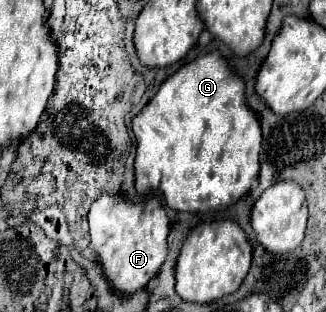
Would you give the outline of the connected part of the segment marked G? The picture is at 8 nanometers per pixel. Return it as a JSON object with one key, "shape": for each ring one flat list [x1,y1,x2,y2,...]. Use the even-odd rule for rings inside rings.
{"shape":[[211,51,183,65,171,75,157,95,133,117,133,133,137,139,135,155,135,189,137,193,159,191,165,203,175,211,209,213,227,209,245,197,259,173,261,125,245,103,245,83,235,75,225,59]]}

